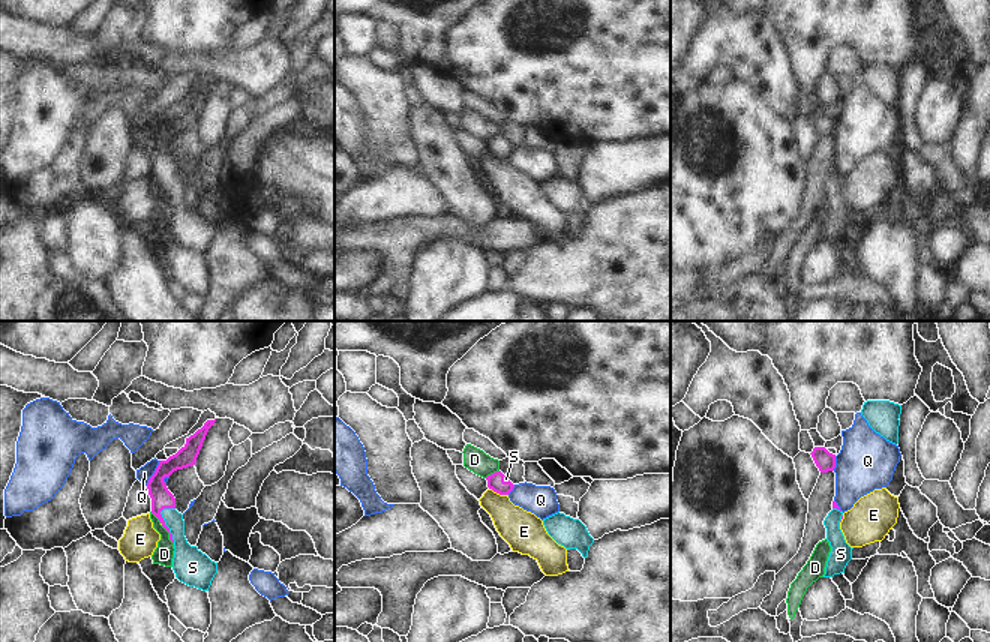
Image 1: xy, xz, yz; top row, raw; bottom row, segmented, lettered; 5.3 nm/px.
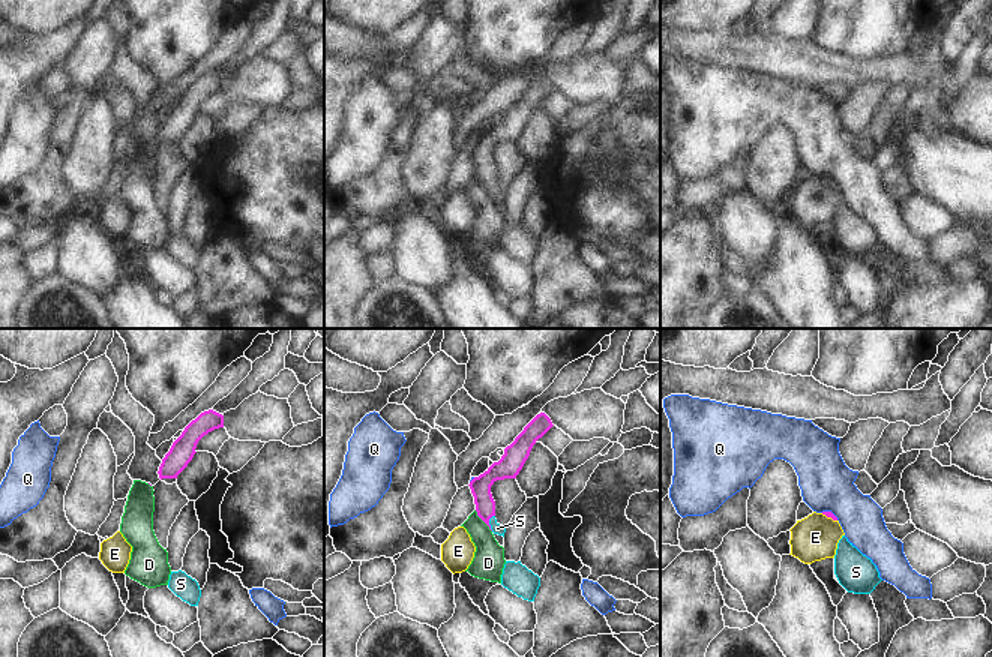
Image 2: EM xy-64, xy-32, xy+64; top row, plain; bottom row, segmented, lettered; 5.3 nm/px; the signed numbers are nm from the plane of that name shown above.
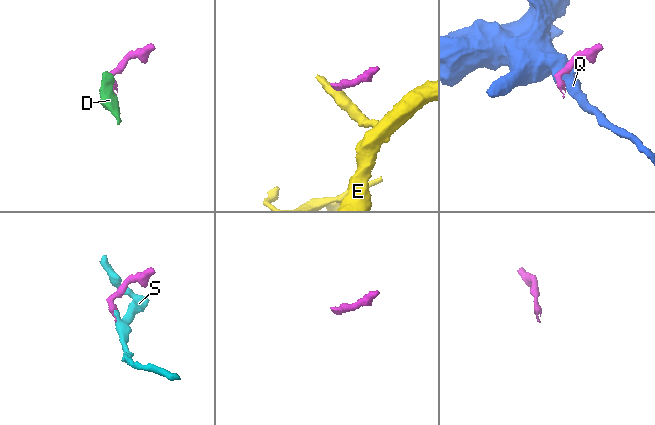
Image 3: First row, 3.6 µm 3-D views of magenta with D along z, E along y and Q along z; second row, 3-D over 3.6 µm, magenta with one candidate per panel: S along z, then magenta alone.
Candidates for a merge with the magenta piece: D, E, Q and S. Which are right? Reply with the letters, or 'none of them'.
S

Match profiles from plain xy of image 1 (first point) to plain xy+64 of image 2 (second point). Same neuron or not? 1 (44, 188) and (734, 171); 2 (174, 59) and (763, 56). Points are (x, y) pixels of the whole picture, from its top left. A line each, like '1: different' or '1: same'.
1: same
2: same

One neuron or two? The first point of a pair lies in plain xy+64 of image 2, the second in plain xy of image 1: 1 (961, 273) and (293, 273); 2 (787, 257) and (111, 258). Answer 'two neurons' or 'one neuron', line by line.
1: two neurons
2: two neurons

